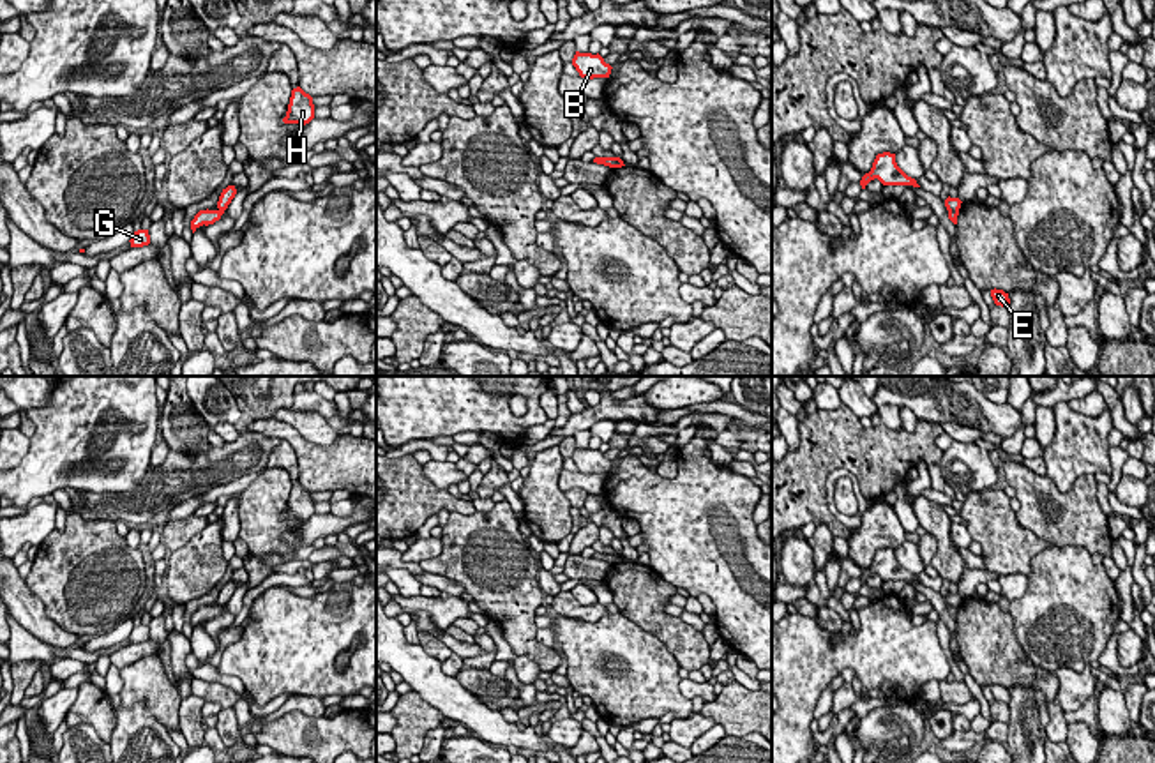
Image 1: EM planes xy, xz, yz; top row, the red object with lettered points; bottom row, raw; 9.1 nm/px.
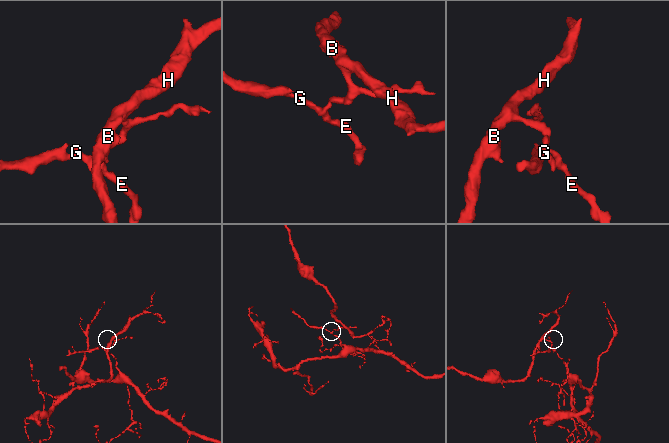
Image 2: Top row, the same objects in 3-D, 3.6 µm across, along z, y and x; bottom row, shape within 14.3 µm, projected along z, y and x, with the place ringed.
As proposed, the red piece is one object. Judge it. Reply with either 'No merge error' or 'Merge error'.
Merge error

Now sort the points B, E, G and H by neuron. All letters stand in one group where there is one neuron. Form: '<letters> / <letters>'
B H / E G

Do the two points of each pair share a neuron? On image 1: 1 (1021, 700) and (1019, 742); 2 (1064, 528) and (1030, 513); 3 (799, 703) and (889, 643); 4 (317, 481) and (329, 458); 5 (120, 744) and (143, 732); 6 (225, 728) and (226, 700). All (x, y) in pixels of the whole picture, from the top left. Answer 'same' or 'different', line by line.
1: same
2: same
3: same
4: same
5: same
6: different

